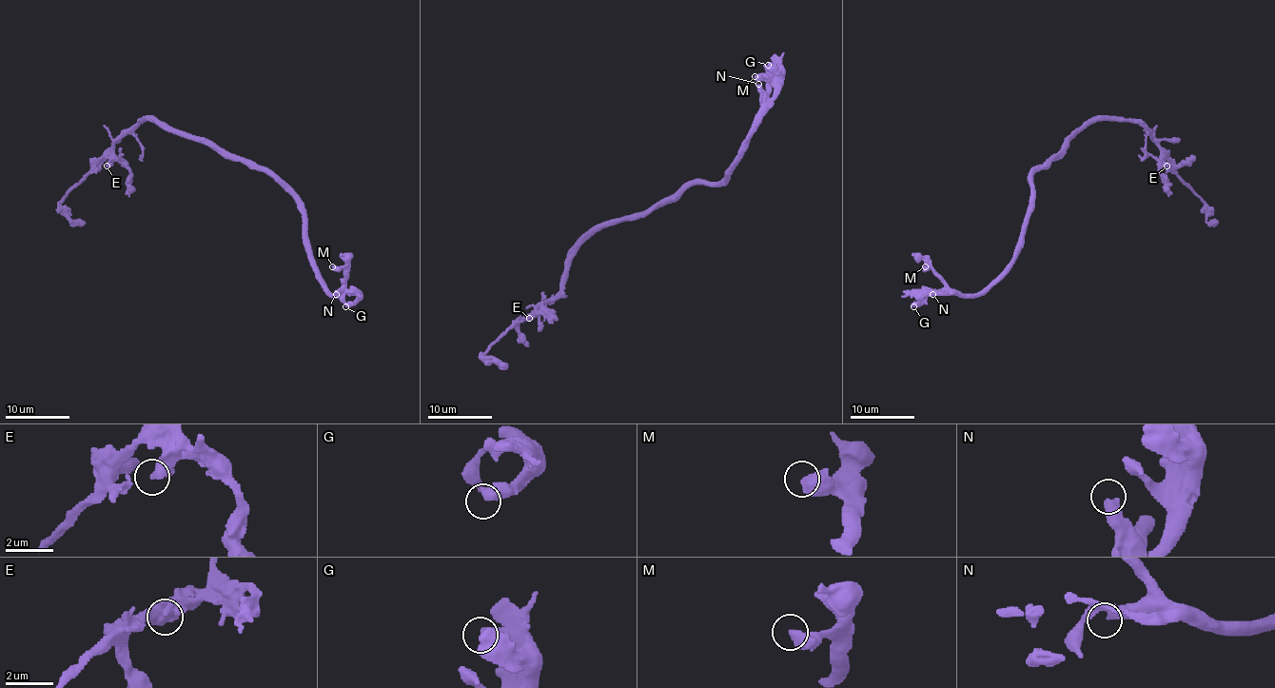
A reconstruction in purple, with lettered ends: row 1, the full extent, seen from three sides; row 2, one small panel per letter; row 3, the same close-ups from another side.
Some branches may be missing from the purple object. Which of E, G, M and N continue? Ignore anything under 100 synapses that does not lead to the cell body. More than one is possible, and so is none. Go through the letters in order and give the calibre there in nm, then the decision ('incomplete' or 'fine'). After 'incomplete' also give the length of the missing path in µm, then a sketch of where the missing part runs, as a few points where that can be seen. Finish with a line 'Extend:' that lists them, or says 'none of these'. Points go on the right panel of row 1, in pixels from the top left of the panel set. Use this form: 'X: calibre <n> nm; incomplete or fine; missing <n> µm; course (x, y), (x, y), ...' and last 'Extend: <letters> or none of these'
E: calibre 400 nm; fine
G: calibre 600 nm; fine
M: calibre 500 nm; fine
N: calibre 440 nm; incomplete; missing 40 µm
Extend: N

